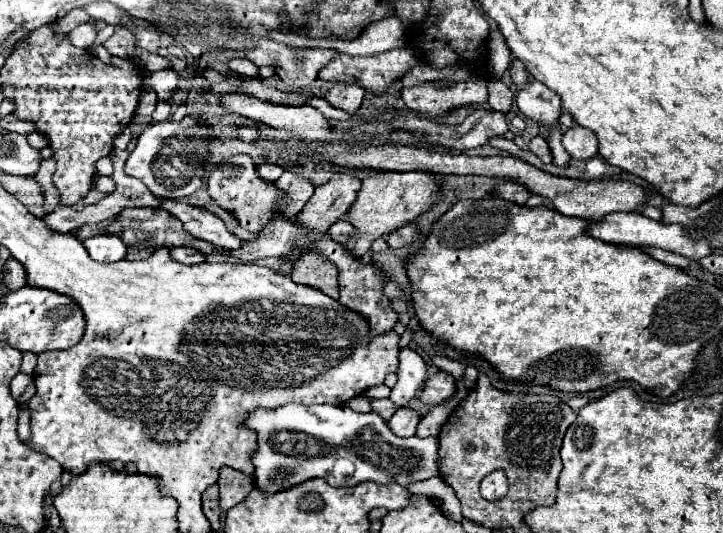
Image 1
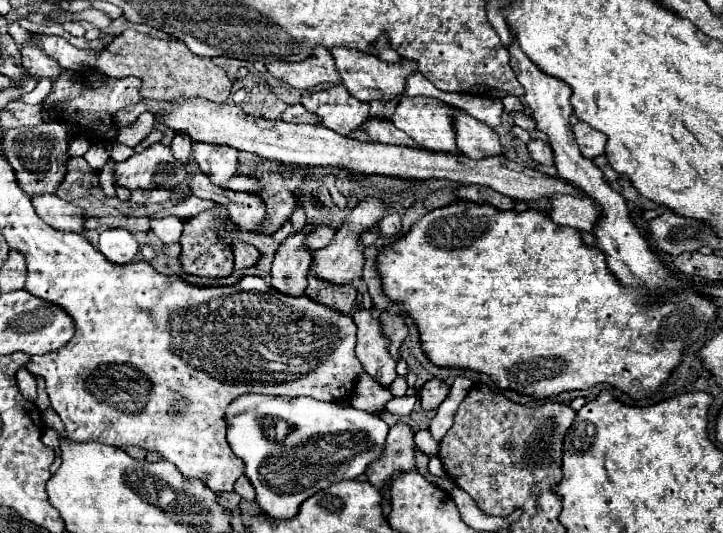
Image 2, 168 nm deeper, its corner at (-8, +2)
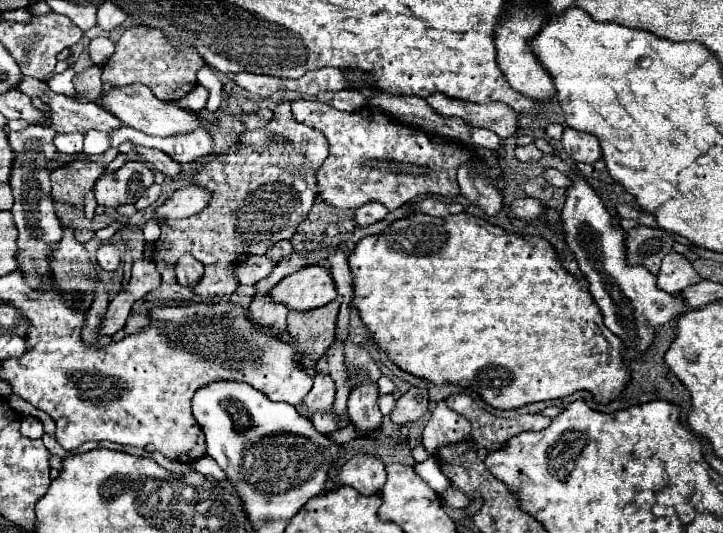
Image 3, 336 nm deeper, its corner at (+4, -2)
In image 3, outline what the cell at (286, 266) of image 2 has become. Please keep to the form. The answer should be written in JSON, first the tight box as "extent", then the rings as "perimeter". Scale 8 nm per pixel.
{"extent":[248,294,288,336],"perimeter":[[[256,294],[248,308],[248,314],[254,322],[260,322],[260,326],[270,330],[272,334],[280,336],[286,330],[288,308],[280,302],[274,302],[270,294]]]}

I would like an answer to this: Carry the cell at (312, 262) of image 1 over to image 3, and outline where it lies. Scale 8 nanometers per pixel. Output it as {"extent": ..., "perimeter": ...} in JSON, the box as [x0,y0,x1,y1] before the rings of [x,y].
{"extent":[288,300,340,366],"perimeter":[[[340,300],[304,312],[290,310],[288,334],[294,338],[292,344],[296,346],[298,358],[304,366],[316,364],[334,342],[338,308]]]}

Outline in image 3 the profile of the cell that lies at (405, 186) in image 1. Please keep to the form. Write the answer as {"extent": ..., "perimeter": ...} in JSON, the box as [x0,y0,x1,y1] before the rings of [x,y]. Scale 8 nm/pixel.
{"extent":[270,264,338,310],"perimeter":[[[312,264],[282,278],[270,294],[290,310],[310,310],[332,302],[338,296],[338,288],[330,268]]]}

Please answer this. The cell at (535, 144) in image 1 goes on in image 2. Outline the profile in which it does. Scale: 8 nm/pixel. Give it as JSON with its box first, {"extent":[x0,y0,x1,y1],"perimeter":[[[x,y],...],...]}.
{"extent":[528,140,554,164],"perimeter":[[[530,140],[528,142],[528,152],[530,152],[530,158],[540,162],[540,164],[554,164],[552,148],[550,148],[550,144],[546,144],[542,140]]]}

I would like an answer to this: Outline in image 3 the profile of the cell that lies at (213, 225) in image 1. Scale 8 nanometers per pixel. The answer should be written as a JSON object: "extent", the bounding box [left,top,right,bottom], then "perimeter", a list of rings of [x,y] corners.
{"extent":[232,254,276,284],"perimeter":[[[244,254],[232,264],[232,272],[240,284],[256,284],[258,280],[266,278],[274,270],[274,266],[276,264],[266,256]]]}

